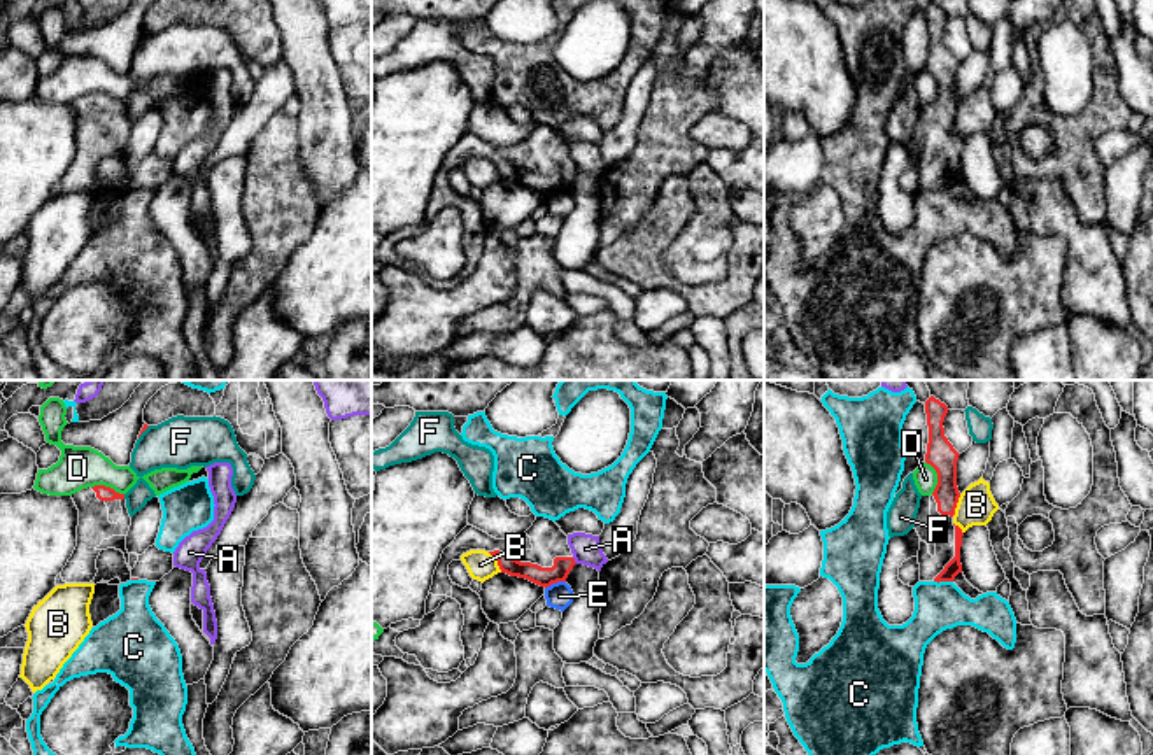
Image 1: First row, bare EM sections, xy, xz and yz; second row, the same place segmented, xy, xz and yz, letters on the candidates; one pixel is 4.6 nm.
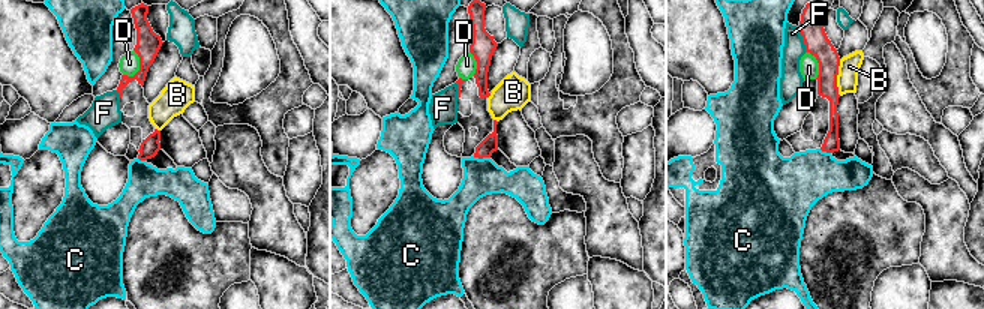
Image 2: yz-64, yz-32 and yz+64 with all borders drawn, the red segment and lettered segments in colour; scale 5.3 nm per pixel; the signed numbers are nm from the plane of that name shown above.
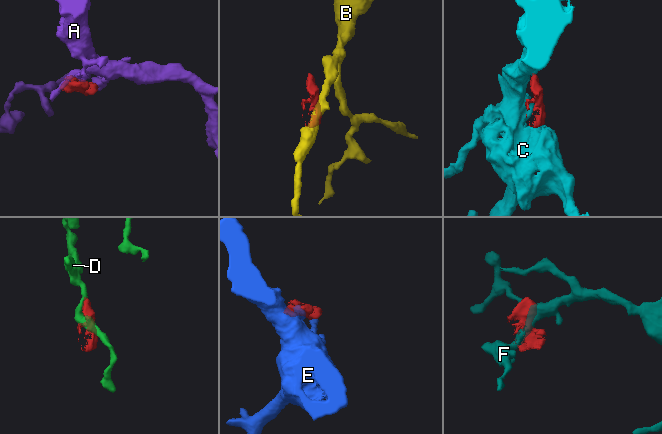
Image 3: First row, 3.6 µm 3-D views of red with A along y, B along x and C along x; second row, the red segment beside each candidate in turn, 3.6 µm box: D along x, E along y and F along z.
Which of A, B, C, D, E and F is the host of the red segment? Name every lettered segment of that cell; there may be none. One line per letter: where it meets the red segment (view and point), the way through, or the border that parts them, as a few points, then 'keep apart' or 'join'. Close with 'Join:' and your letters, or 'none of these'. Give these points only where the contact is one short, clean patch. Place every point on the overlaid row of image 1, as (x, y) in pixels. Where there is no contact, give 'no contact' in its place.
A: meets red in xz at (573, 561); border along xz (572, 557), (577, 563); keep apart
B: meets red in yz at (955, 505); keep apart
C: meets red in yz at (943, 580); keep apart
D: meets red in yz at (938, 477); keep apart
E: meets red in xz at (554, 582); border along xz (565, 580), (552, 582), (545, 589); keep apart
F: meets red in xy at (123, 496); keep apart
Join: none of these

